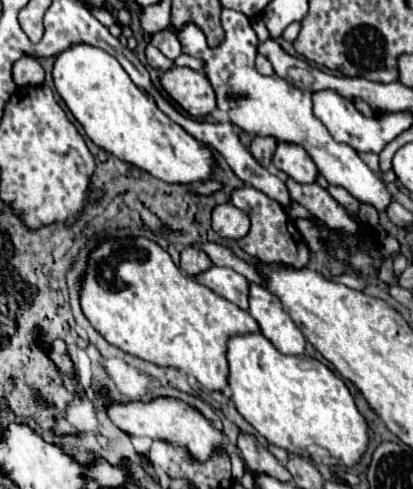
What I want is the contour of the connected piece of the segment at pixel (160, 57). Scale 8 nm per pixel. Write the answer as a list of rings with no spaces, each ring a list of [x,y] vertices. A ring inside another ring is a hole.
[[[147,45],[147,49],[145,49],[145,57],[147,57],[147,63],[149,63],[153,69],[161,71],[161,73],[173,67],[173,61],[167,59],[167,57],[165,57],[157,47],[153,47],[153,45]]]

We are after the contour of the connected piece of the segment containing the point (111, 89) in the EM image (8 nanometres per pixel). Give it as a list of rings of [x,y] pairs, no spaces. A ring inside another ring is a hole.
[[[73,45],[57,55],[53,67],[55,89],[83,125],[87,137],[117,159],[165,183],[205,183],[215,171],[215,157],[207,145],[173,123],[145,91],[125,73],[115,57],[91,45]]]

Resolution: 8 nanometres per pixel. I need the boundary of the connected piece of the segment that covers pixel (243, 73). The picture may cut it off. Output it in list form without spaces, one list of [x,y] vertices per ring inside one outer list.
[[[223,9],[221,23],[225,29],[225,39],[219,47],[209,49],[205,35],[197,25],[189,23],[185,29],[179,31],[177,39],[183,47],[185,55],[201,59],[203,71],[209,77],[215,95],[217,107],[229,115],[229,121],[237,125],[243,133],[251,135],[273,135],[277,141],[287,141],[301,145],[313,163],[317,165],[319,173],[331,183],[347,189],[357,201],[373,205],[377,211],[387,211],[393,197],[387,191],[385,183],[361,161],[357,151],[345,143],[337,143],[325,129],[325,125],[313,115],[311,111],[311,93],[303,91],[285,79],[271,75],[265,77],[255,69],[255,55],[257,55],[257,35],[243,13],[233,9]]]

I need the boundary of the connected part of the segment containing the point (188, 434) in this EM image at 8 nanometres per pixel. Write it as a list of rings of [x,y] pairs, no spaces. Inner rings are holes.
[[[159,397],[159,399],[153,399],[149,403],[127,403],[127,405],[119,405],[119,403],[113,403],[107,407],[107,413],[111,417],[111,421],[127,431],[129,435],[135,435],[135,437],[141,437],[141,435],[147,435],[147,437],[153,437],[153,439],[163,439],[163,441],[169,441],[173,445],[185,445],[189,449],[189,453],[199,459],[199,461],[205,461],[211,457],[211,453],[219,447],[225,449],[225,443],[223,443],[223,435],[213,429],[213,425],[195,409],[191,409],[189,405],[185,405],[183,401],[177,401],[177,399],[165,399],[165,397]]]

